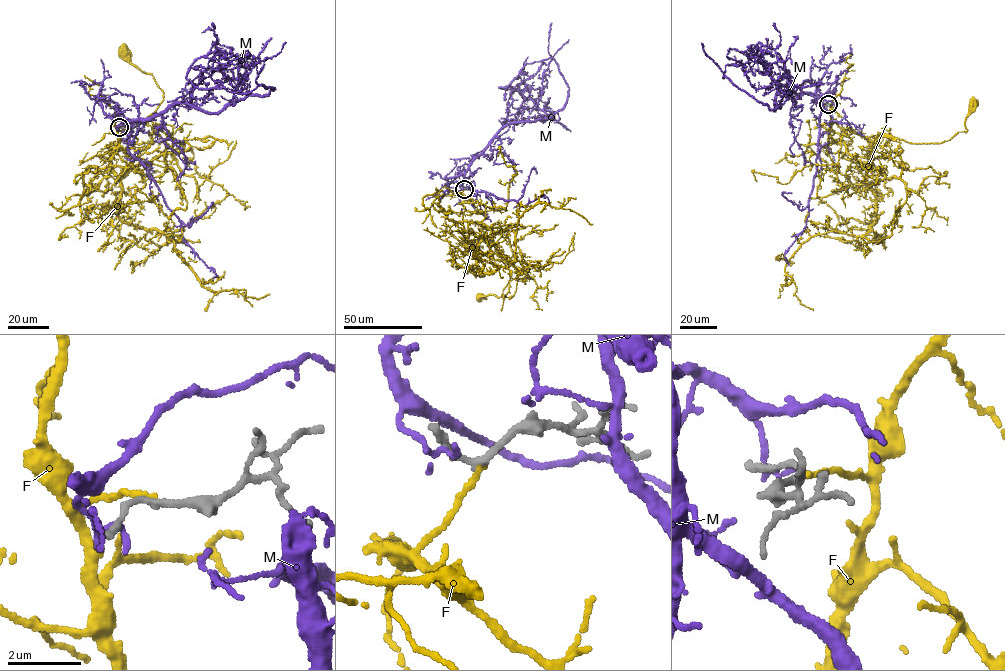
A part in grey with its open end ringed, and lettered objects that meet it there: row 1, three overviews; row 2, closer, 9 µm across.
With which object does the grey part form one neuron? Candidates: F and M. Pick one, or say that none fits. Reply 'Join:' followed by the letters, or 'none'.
Join: F

